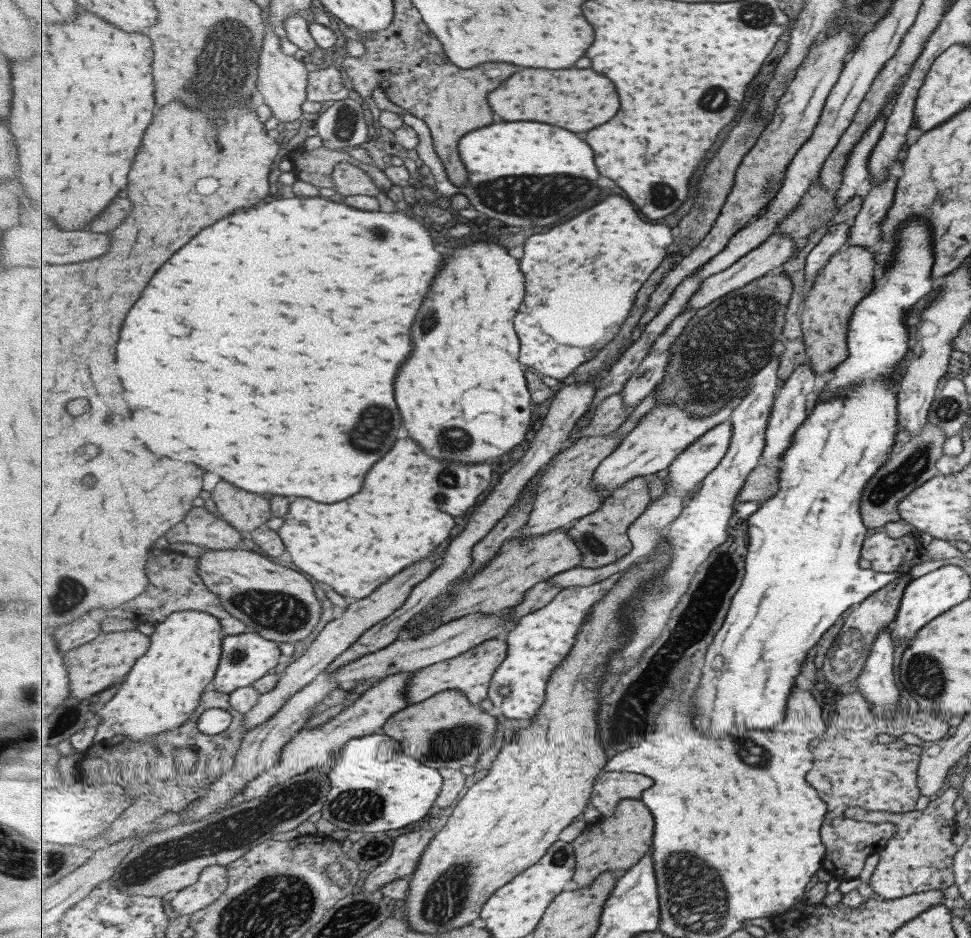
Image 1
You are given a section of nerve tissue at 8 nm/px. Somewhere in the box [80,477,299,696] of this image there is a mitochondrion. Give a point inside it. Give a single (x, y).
(237, 657)

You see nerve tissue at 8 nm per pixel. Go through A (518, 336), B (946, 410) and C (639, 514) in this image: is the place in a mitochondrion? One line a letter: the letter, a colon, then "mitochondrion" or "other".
A: other
B: mitochondrion
C: other

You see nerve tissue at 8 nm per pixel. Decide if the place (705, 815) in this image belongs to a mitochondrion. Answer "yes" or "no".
no

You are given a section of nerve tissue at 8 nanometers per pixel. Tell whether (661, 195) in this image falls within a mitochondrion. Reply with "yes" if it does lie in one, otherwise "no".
yes

